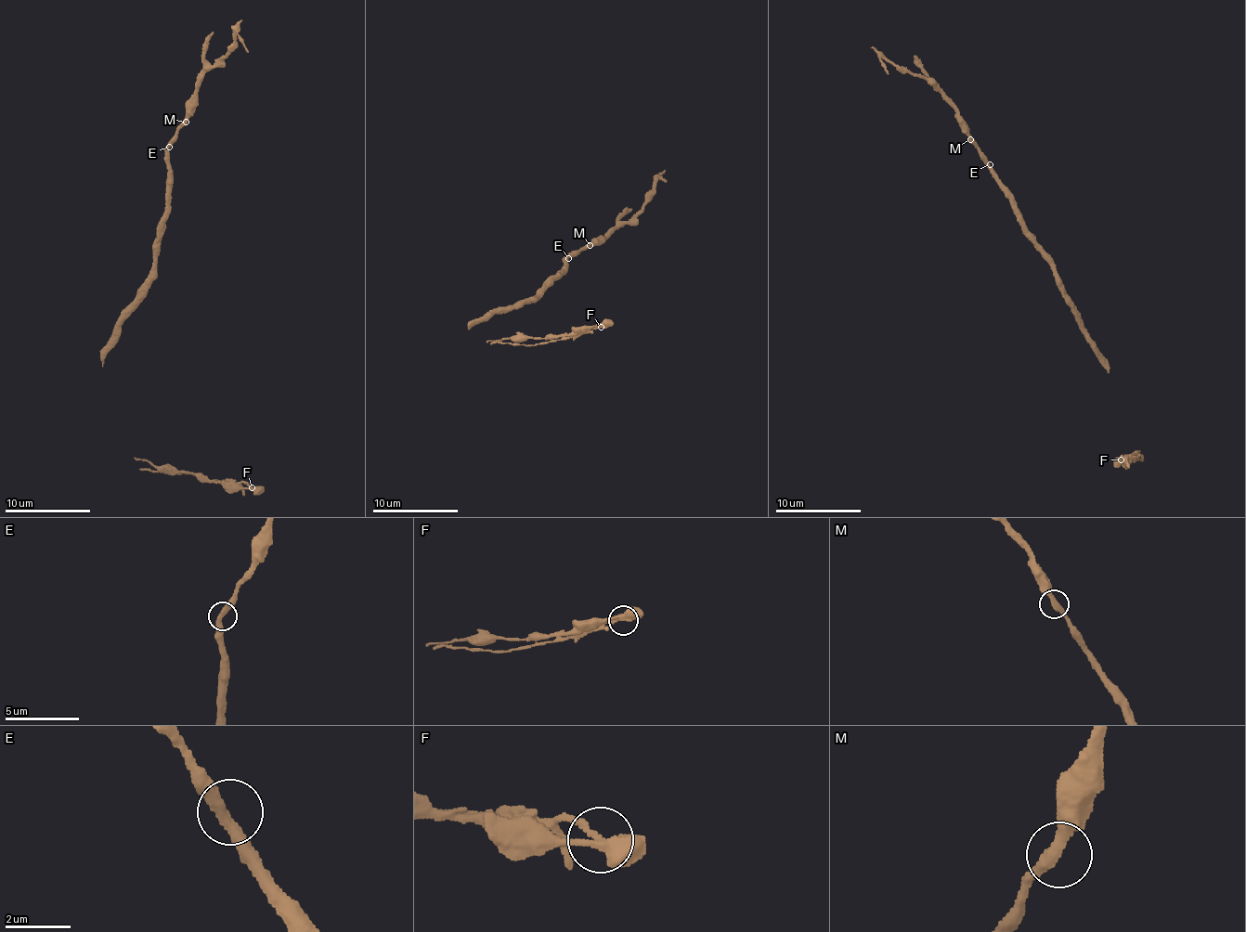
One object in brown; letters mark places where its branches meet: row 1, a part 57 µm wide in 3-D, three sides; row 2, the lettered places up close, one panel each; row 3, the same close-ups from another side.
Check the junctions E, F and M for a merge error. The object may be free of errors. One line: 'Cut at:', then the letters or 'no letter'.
Cut at: F

